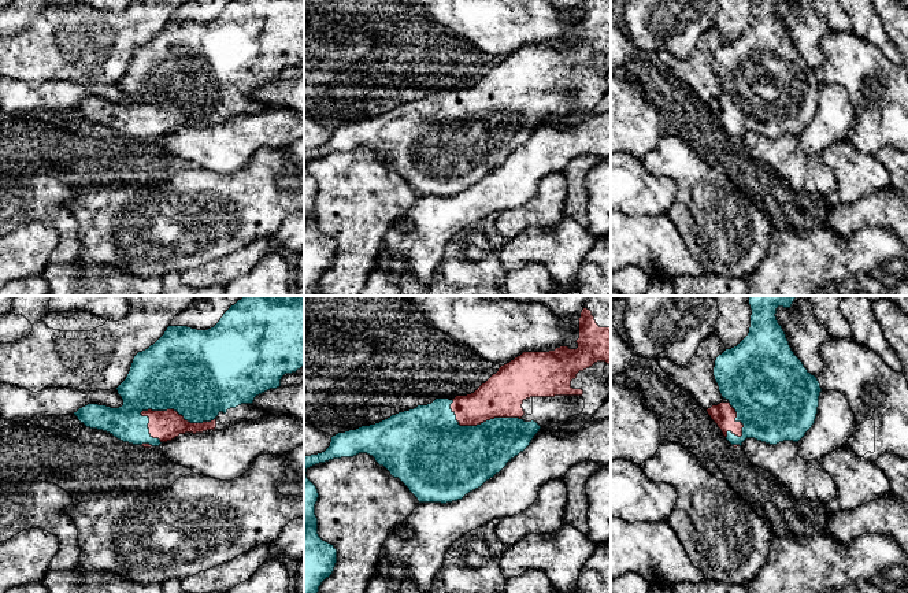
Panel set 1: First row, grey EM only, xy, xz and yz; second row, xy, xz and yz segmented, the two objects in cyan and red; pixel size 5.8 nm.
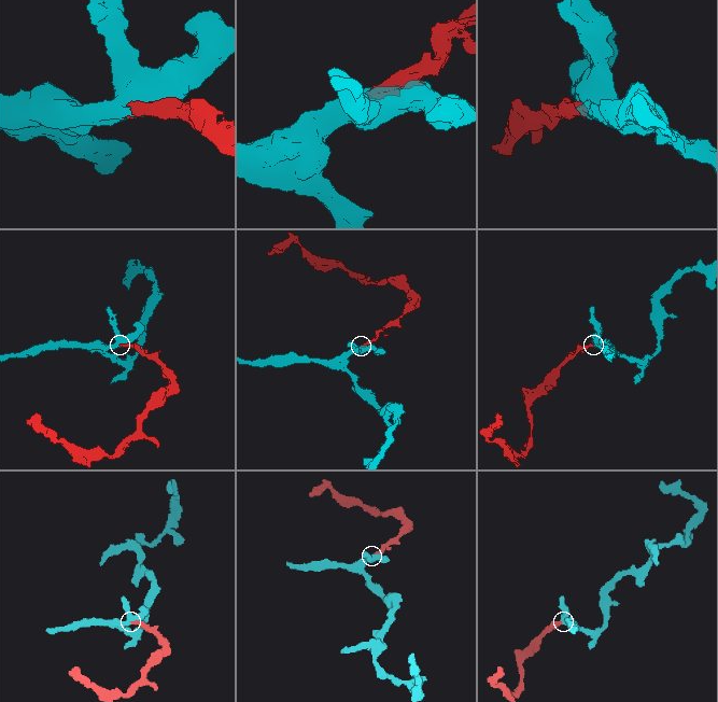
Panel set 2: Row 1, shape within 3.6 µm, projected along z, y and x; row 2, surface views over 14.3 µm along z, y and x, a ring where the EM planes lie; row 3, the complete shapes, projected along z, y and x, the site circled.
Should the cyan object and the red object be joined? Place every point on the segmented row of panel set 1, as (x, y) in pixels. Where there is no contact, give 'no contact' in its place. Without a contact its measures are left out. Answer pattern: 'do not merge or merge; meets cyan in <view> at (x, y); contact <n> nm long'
merge; meets cyan in xy at (178, 412); contact 440 nm long

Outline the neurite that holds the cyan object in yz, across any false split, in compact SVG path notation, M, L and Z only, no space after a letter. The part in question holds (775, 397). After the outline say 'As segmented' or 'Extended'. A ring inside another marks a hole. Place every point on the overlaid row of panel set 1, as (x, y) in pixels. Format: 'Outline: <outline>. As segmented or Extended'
Outline: M749 296L752 315L748 336L715 360L714 377L722 397L727 401L712 405L707 412L734 448L741 446L746 438L770 445L783 441L798 442L815 423L822 392L820 383L794 355L775 316L778 307L790 308L794 299L796 296Z. Extended

